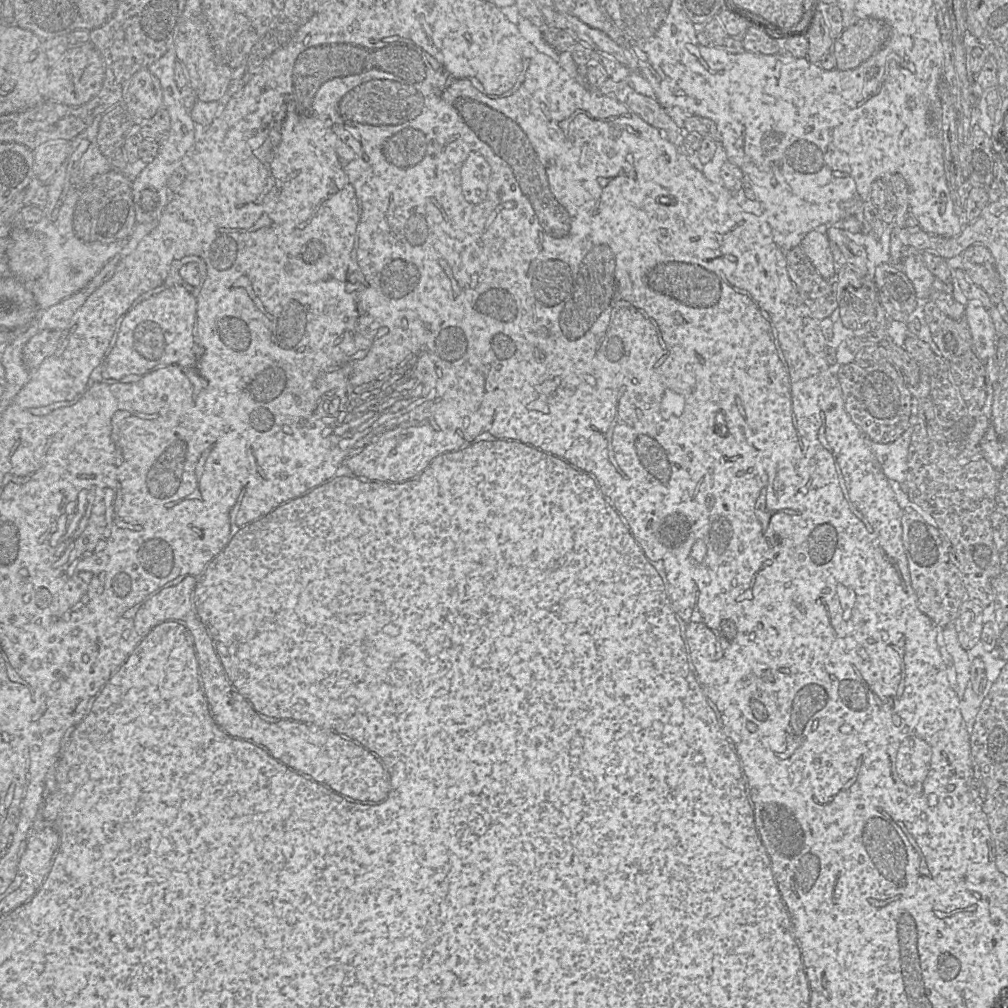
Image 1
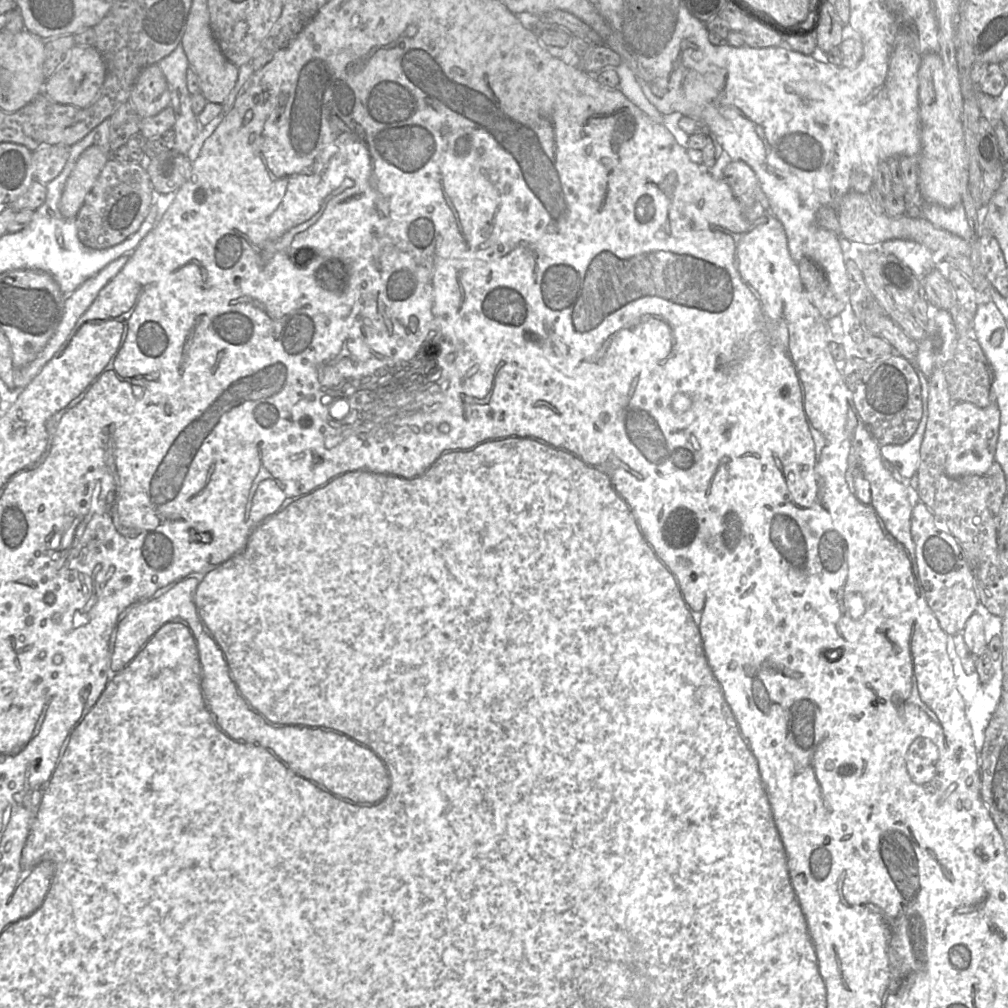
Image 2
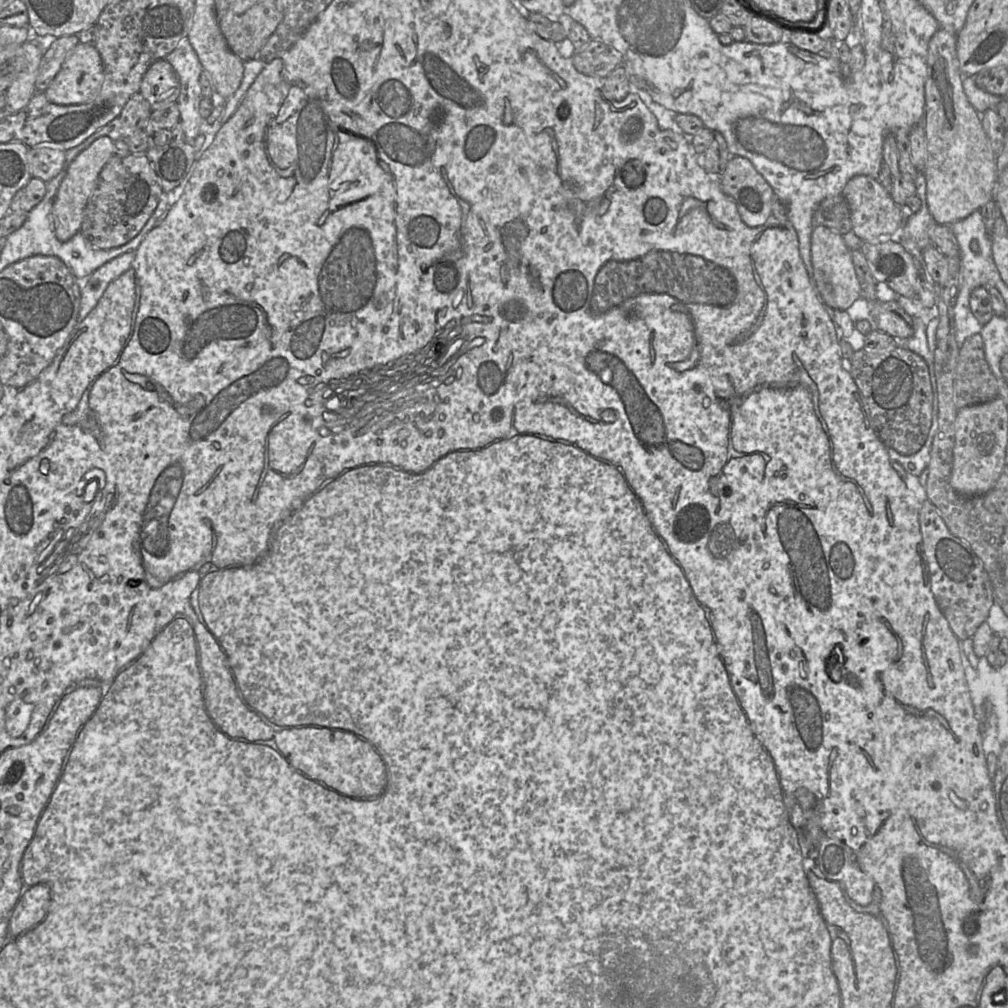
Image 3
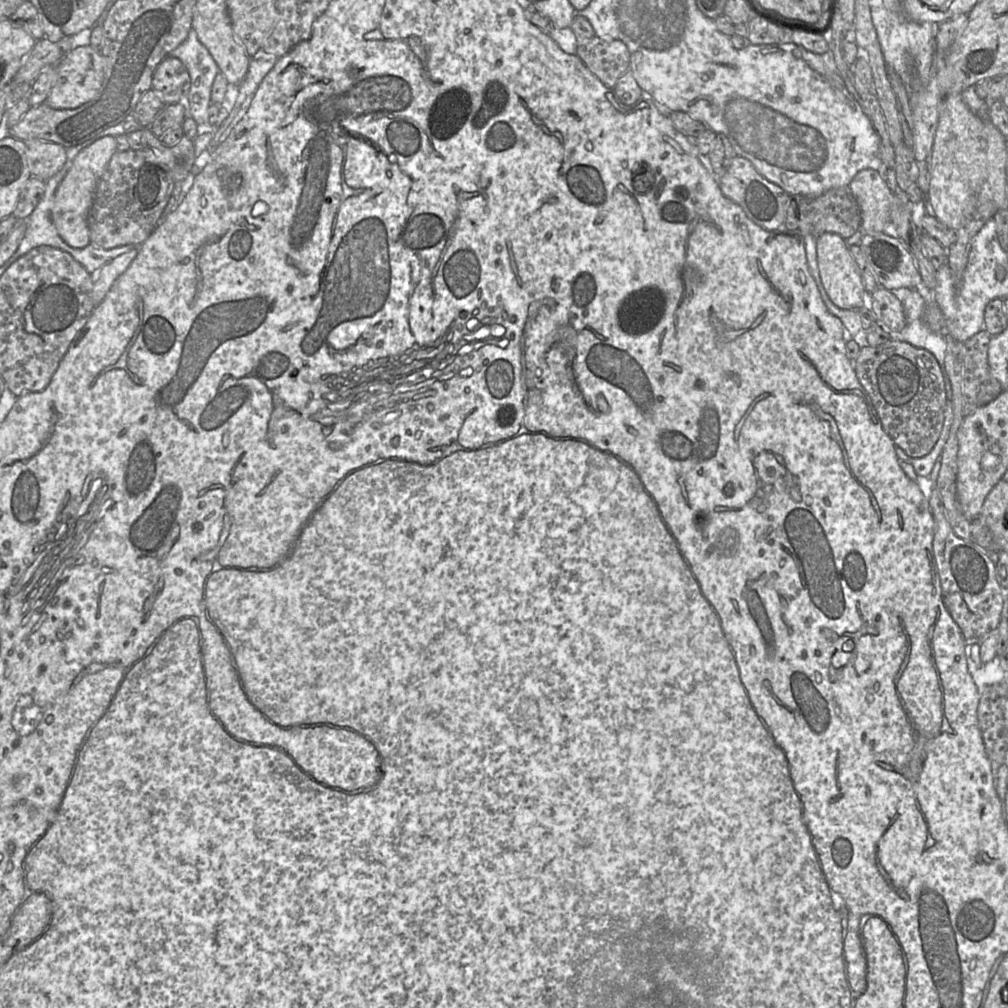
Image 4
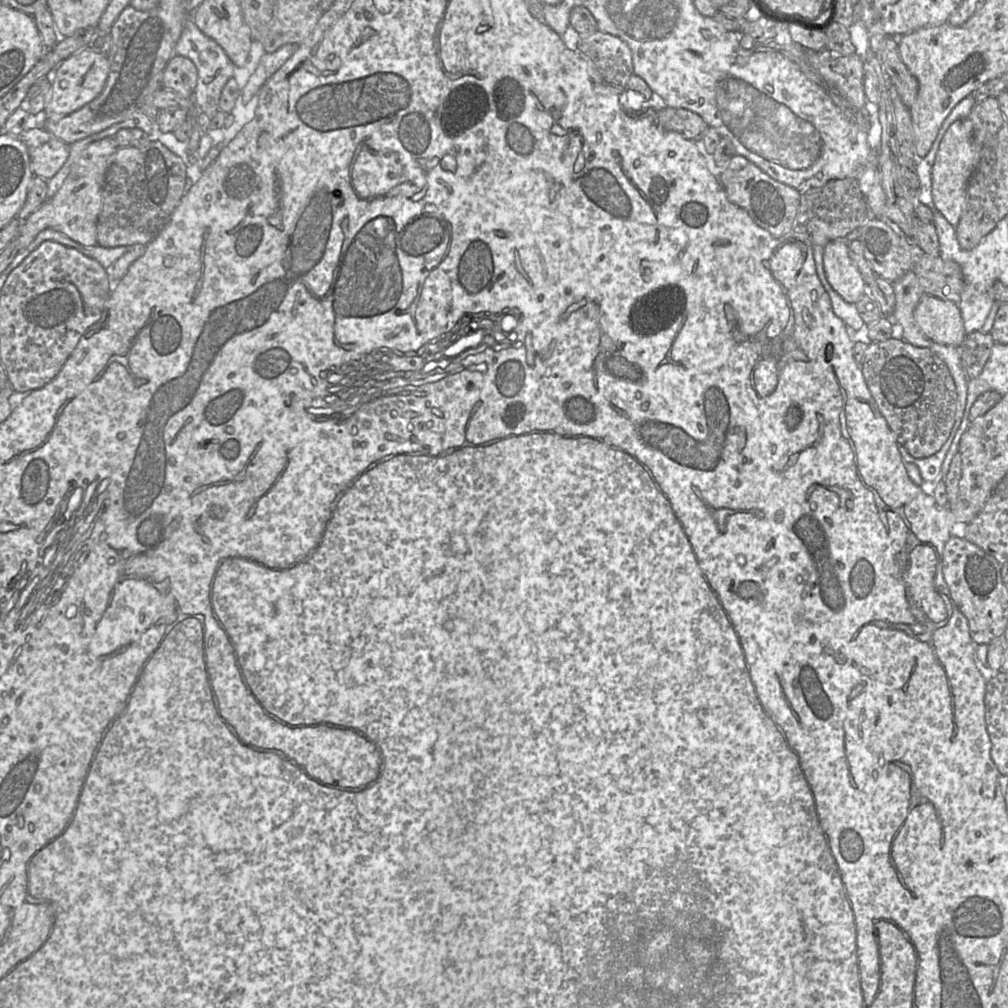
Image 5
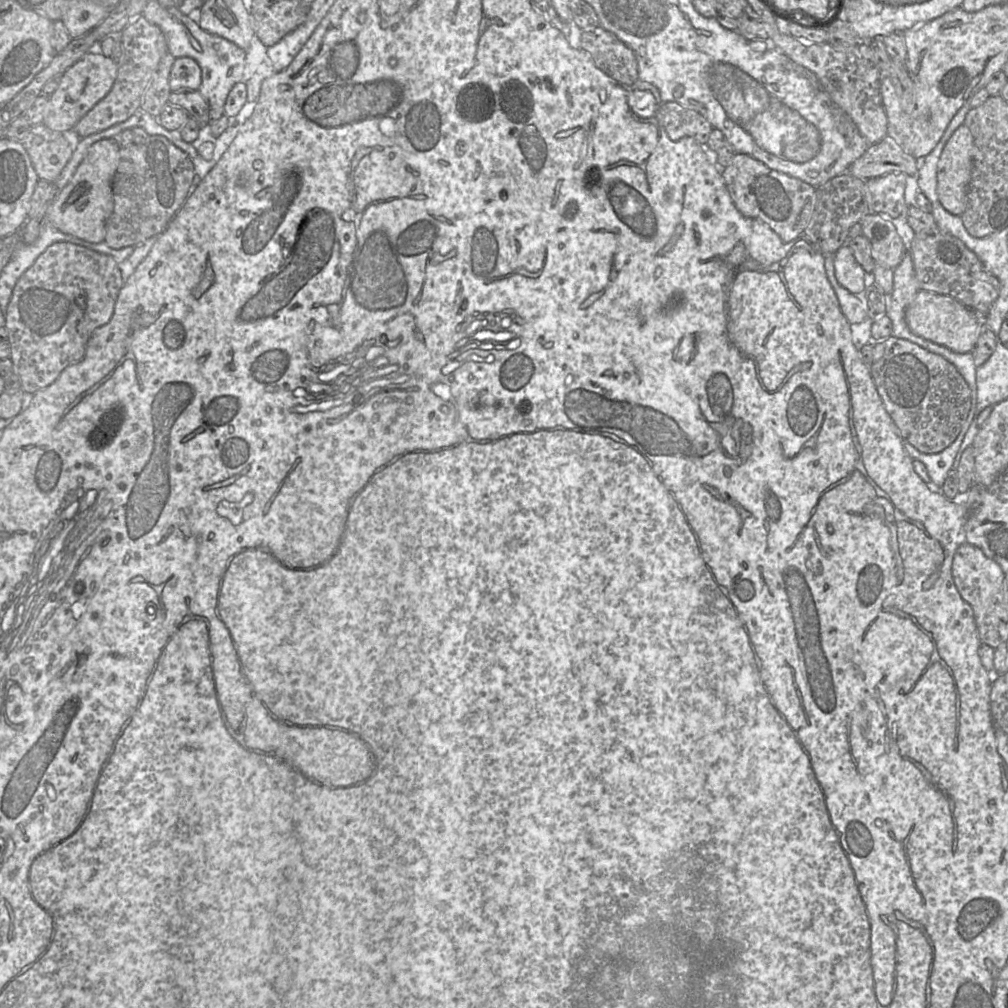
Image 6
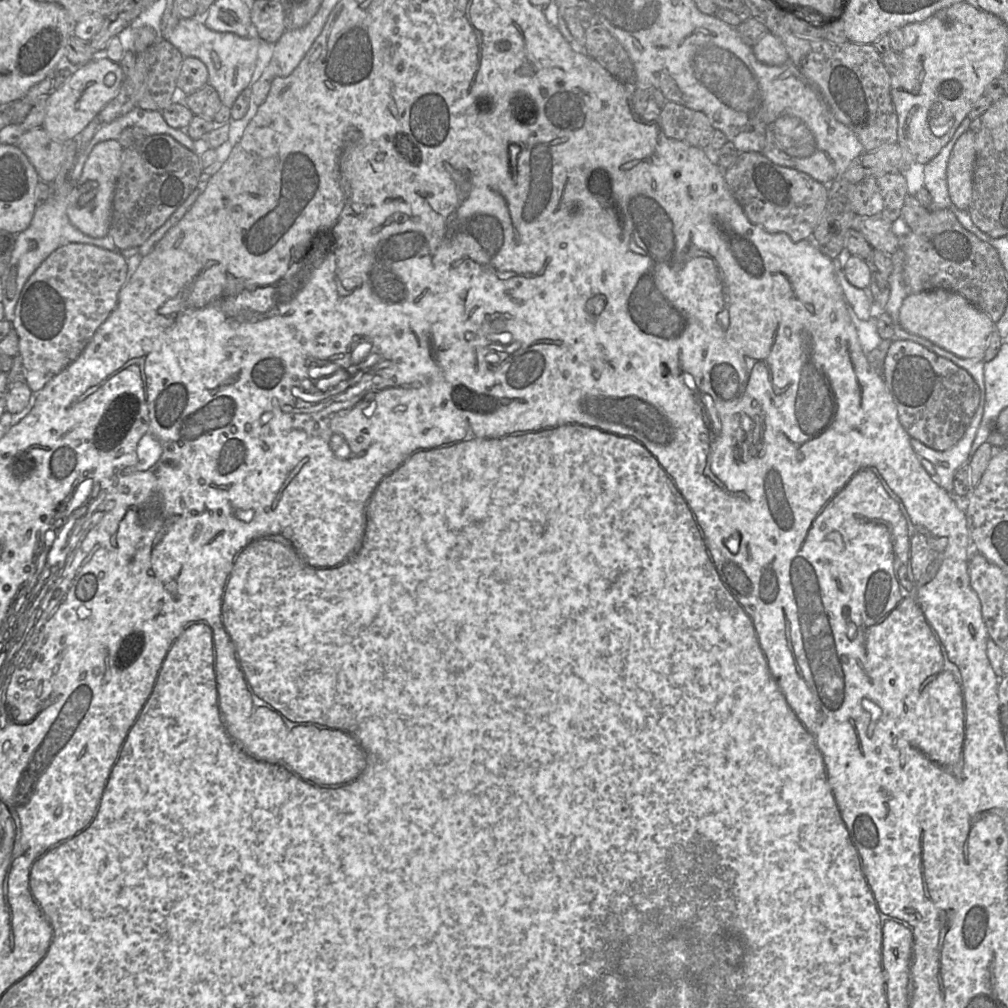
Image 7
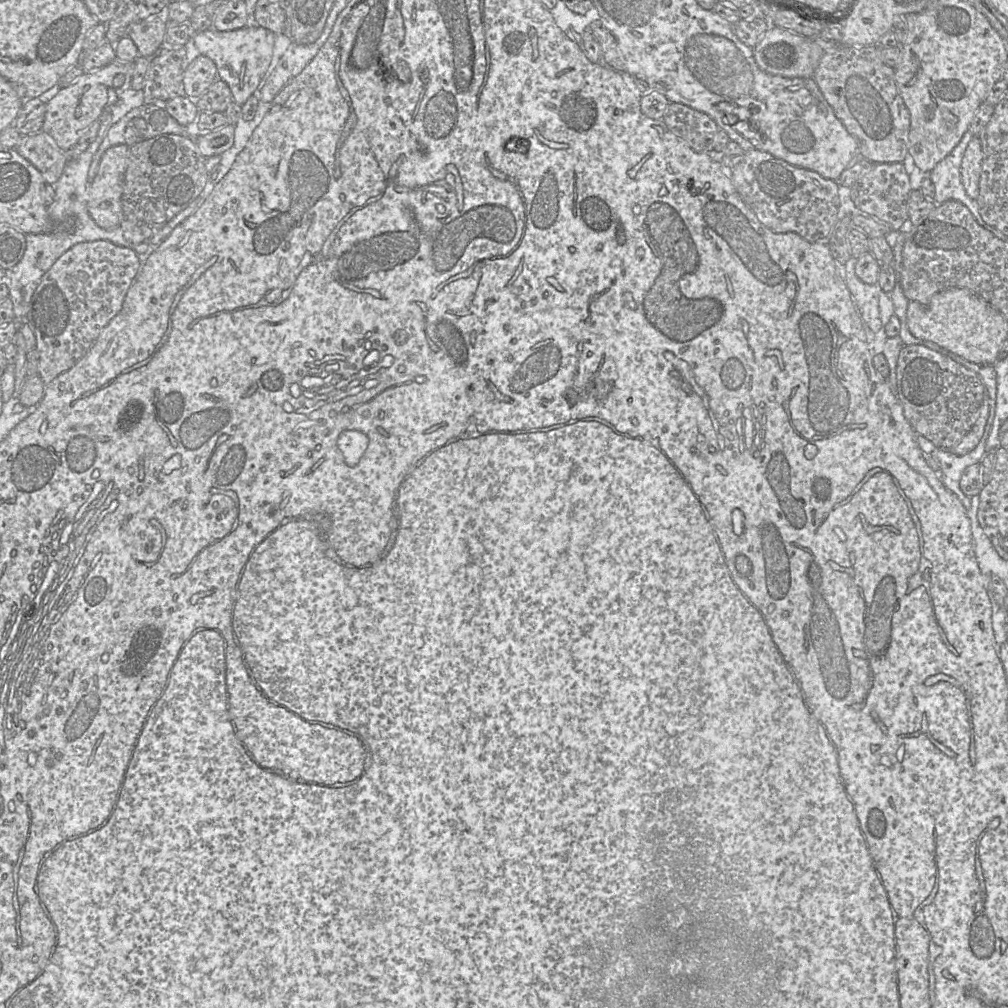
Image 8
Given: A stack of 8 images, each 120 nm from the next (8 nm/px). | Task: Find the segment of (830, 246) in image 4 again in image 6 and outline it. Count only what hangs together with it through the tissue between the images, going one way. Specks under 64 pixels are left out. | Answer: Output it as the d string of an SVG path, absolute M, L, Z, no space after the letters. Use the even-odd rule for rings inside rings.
M847 245L834 254L834 272L838 283L855 295L862 295L865 288L873 283L872 273L864 271Z

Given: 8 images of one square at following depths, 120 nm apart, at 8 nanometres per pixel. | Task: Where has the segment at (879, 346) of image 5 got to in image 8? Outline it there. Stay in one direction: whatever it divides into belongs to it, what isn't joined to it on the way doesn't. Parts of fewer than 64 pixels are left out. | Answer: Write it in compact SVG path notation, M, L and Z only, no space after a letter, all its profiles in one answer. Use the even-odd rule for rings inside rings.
M919 344L904 345L896 365L895 395L906 420L913 430L936 447L949 450L956 446L975 424L985 397L985 387L980 377L951 358Z

